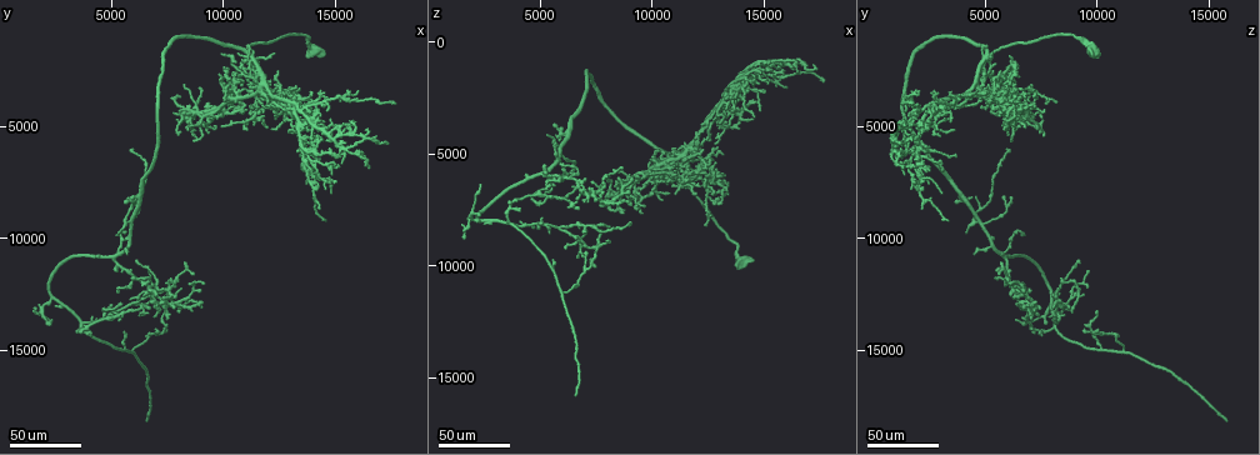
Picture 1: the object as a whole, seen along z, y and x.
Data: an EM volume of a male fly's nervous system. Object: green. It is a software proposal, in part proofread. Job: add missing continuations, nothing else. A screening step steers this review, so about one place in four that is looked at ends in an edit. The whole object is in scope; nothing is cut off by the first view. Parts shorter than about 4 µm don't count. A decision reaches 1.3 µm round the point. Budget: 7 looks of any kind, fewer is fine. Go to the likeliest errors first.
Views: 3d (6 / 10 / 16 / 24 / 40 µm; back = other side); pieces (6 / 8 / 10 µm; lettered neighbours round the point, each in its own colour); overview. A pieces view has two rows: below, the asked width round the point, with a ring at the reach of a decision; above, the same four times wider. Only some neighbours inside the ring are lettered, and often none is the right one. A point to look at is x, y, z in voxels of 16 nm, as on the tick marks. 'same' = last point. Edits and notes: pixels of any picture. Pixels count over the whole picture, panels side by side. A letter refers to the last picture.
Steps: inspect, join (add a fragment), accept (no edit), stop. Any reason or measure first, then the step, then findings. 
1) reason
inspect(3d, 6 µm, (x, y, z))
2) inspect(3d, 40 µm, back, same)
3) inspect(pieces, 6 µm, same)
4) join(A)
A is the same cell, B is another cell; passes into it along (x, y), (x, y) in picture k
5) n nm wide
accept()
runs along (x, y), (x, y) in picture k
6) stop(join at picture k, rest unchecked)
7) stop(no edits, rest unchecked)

free end
inspect(3d, 24 µm, (6500, 18100, 15800))

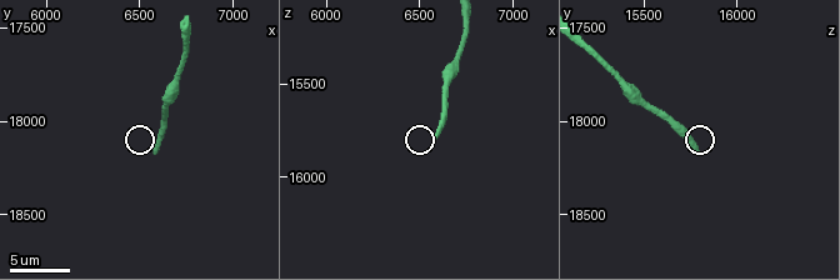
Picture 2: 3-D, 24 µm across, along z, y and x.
inspect(pieces, 6 µm, (6580, 18140, 15800))

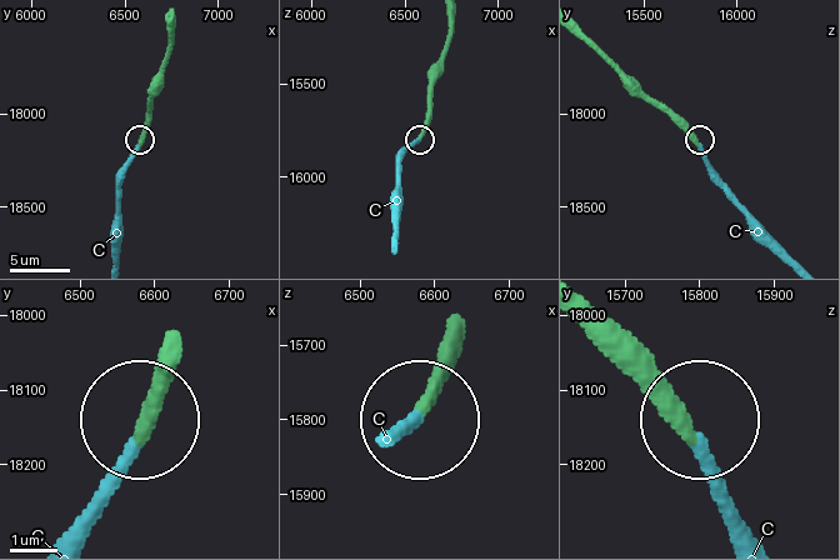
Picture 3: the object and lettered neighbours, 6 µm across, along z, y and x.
join(C)
C is the same cell; passes into it along (590, 334), (694, 438), (741, 538) in picture 3; it goes on there

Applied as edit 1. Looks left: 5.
an open end
inspect(3d, 24 µm, (12300, 3900, 3700))

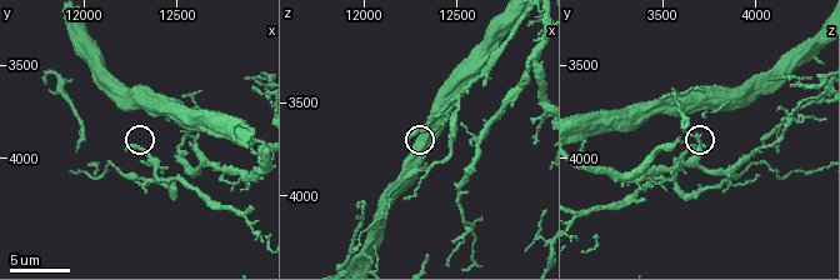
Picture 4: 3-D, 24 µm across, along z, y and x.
inspect(pieces, 6 µm, (12220, 3940, 3680))

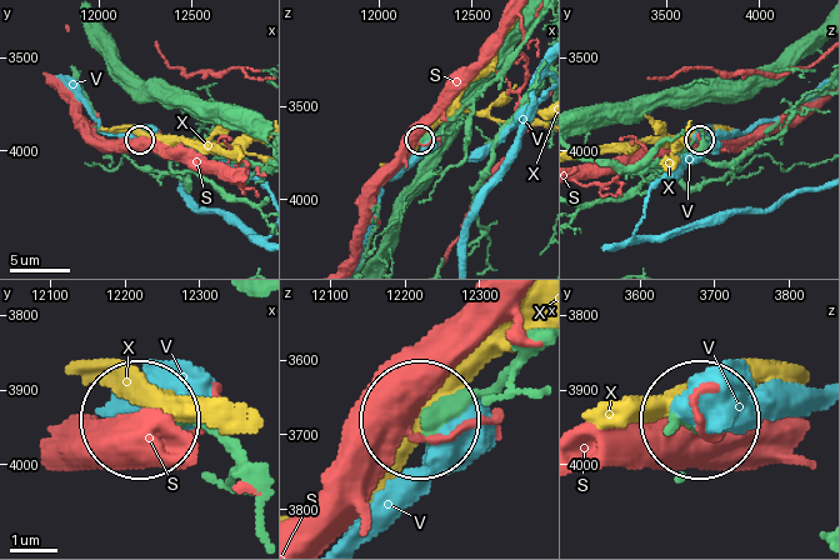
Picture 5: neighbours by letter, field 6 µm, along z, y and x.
accept()
S, V and X are other cells; runs along (539, 21), (515, 56), (455, 116), (420, 140) in picture 5; no lettered fragment goes on from it

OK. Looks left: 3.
tapers out
inspect(3d, 40 µm, (12900, 3500, 5300))

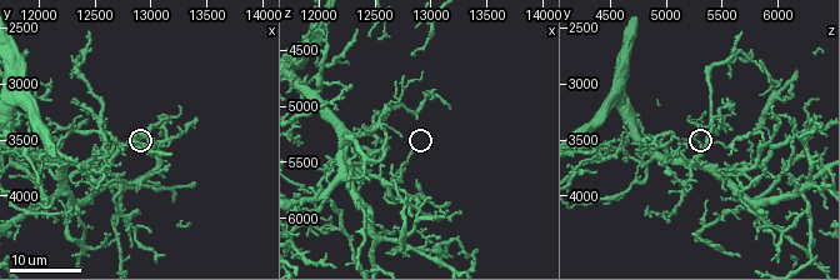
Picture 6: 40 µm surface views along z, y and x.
inspect(pieces, 10 µm, (12860, 3540, 5400))

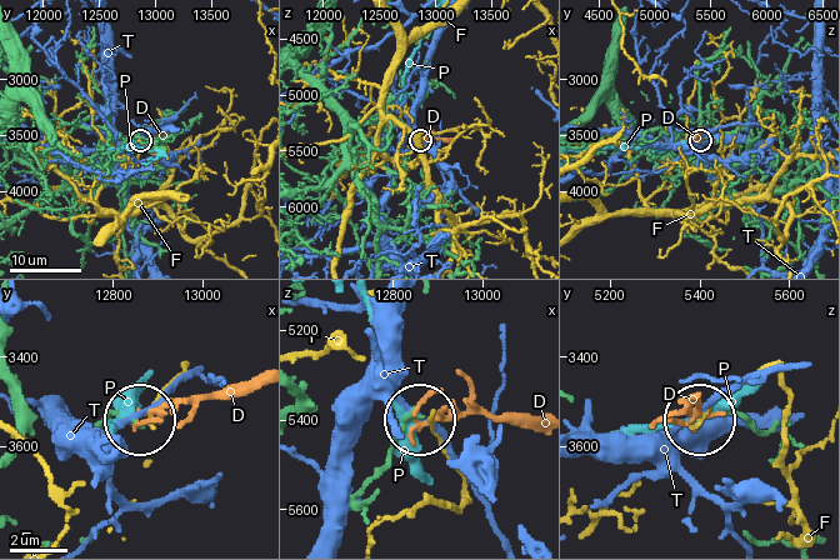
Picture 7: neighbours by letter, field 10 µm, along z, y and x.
accept()
D, F, P and T are other cells; no lettered fragment goes on from it

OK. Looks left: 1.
stop(join at picture 3, rest unchecked)

